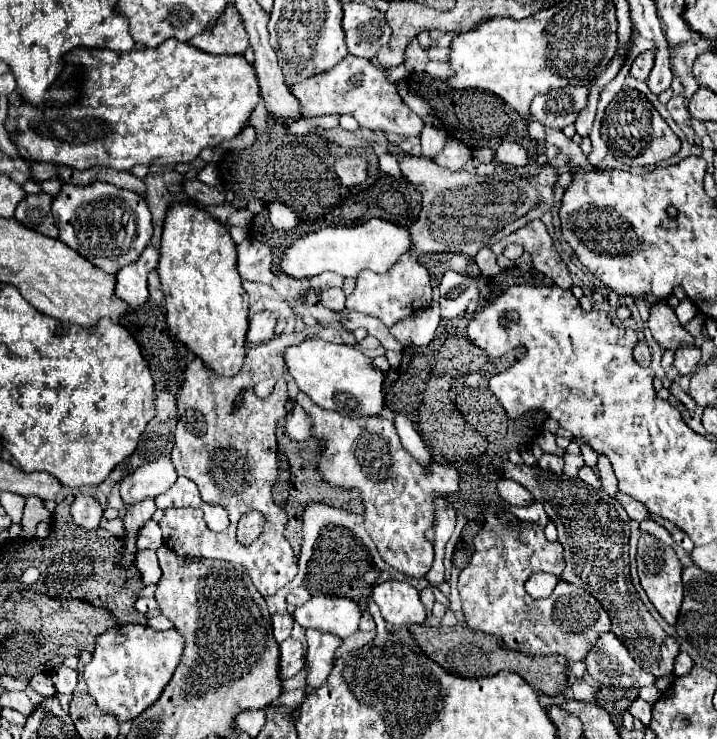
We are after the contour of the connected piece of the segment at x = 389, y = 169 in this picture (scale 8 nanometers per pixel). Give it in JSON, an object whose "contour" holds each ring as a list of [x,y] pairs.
{"contour":[[[382,153],[380,157],[380,169],[392,177],[400,177],[400,169],[398,169],[398,161],[394,155],[390,153]]]}

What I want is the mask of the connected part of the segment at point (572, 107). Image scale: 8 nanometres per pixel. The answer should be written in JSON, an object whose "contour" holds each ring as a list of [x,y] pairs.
{"contour":[[[588,87],[554,89],[550,93],[536,95],[530,111],[544,127],[562,131],[566,125],[572,125],[578,113],[588,105],[588,93]]]}

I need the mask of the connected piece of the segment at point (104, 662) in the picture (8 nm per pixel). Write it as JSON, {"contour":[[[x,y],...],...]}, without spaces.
{"contour":[[[122,625],[108,629],[96,641],[92,661],[84,667],[88,693],[104,713],[116,715],[118,721],[132,721],[148,709],[164,691],[180,661],[184,637],[176,629],[156,631],[144,625]]]}

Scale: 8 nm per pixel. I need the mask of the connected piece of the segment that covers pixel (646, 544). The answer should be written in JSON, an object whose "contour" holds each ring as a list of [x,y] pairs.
{"contour":[[[642,533],[640,535],[640,541],[638,541],[638,557],[636,557],[636,563],[638,563],[640,585],[646,591],[648,599],[652,601],[652,605],[656,607],[656,611],[670,625],[674,625],[676,623],[676,617],[678,617],[680,603],[682,603],[682,579],[680,579],[682,577],[682,563],[678,559],[676,551],[670,549],[670,547],[666,547],[666,549],[656,547],[654,535]]]}

